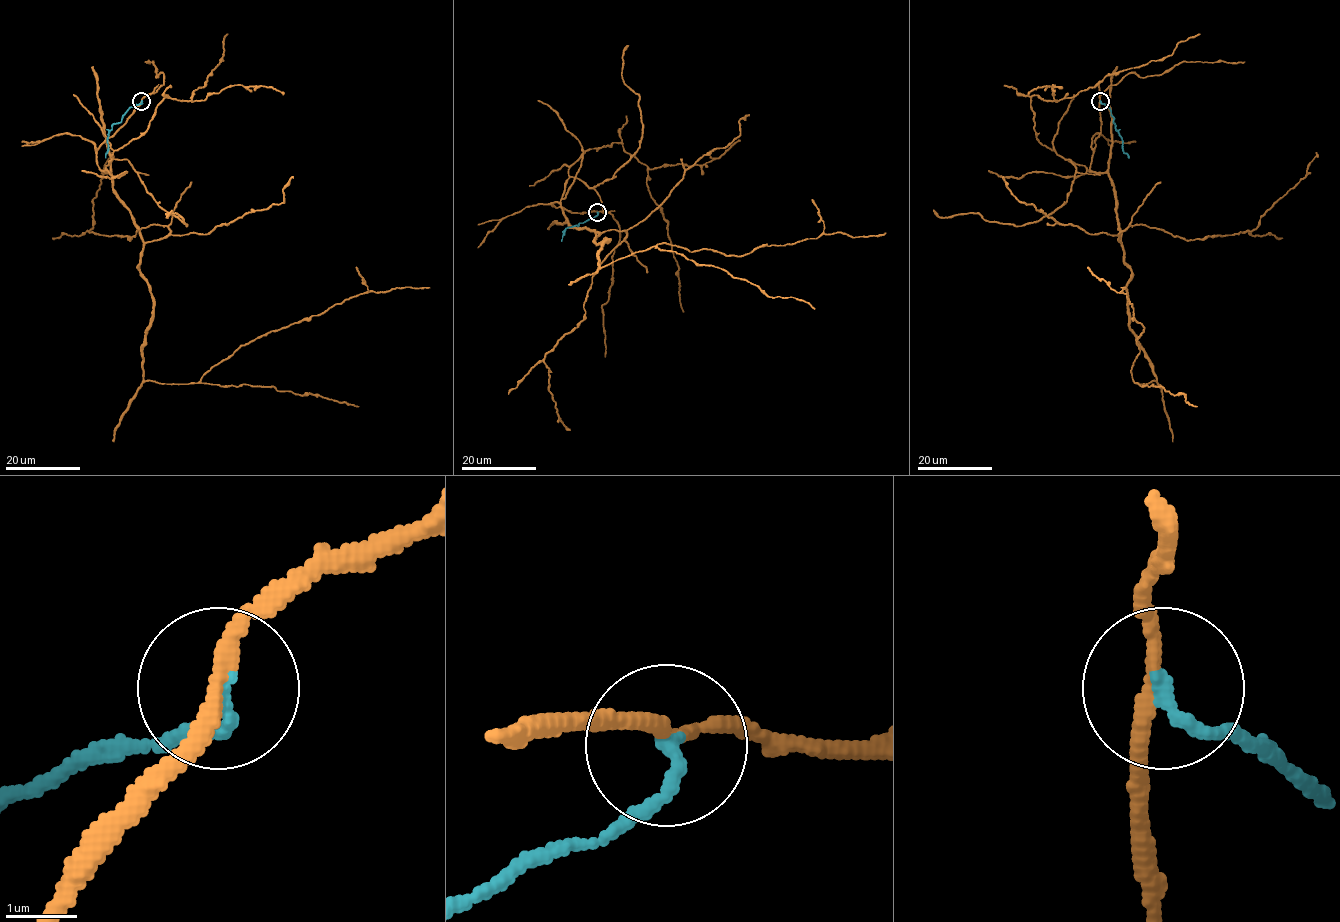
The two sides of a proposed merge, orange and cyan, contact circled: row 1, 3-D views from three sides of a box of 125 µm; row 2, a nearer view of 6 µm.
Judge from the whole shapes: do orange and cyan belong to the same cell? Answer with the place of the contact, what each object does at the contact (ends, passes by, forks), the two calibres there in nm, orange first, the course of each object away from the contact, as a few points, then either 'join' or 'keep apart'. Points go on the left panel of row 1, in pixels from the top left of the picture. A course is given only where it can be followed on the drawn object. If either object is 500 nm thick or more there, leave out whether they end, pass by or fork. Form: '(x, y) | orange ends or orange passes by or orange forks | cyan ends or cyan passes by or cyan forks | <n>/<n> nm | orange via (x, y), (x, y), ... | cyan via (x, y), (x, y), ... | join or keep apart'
(141, 101) | orange passes by | cyan ends | 220/220 nm | orange via (141, 102), (96, 163), (143, 243), (144, 380), (198, 383), (249, 343), (350, 298), (429, 287) | cyan via (141, 102), (134, 104), (120, 122), (112, 125), (106, 158) | keep apart

